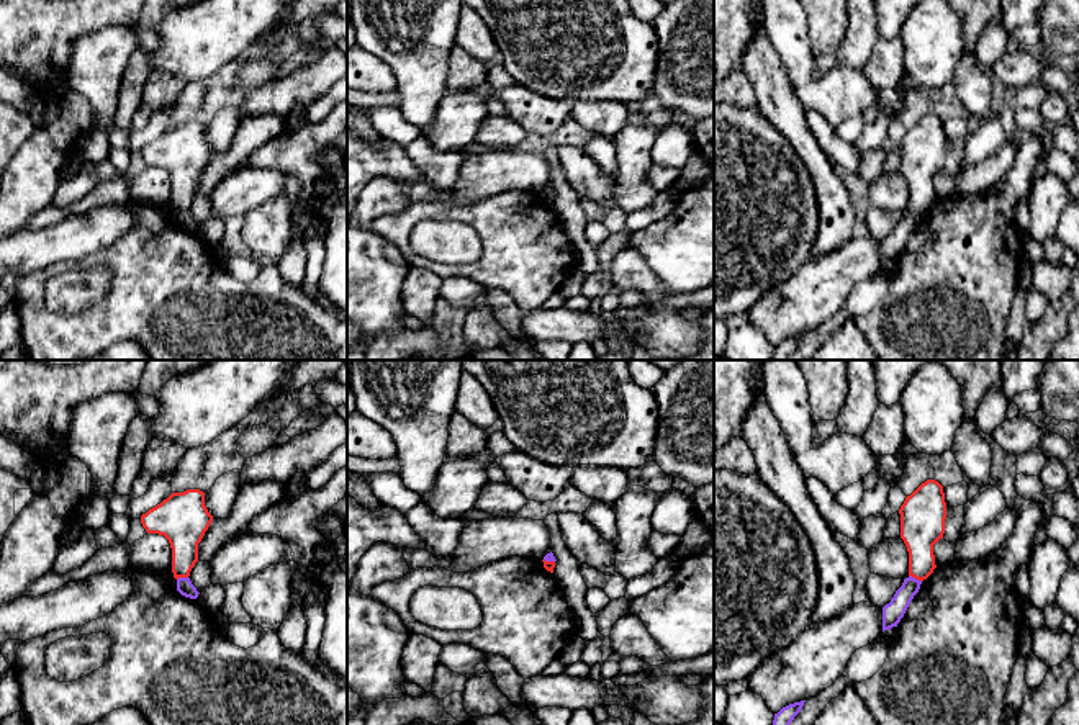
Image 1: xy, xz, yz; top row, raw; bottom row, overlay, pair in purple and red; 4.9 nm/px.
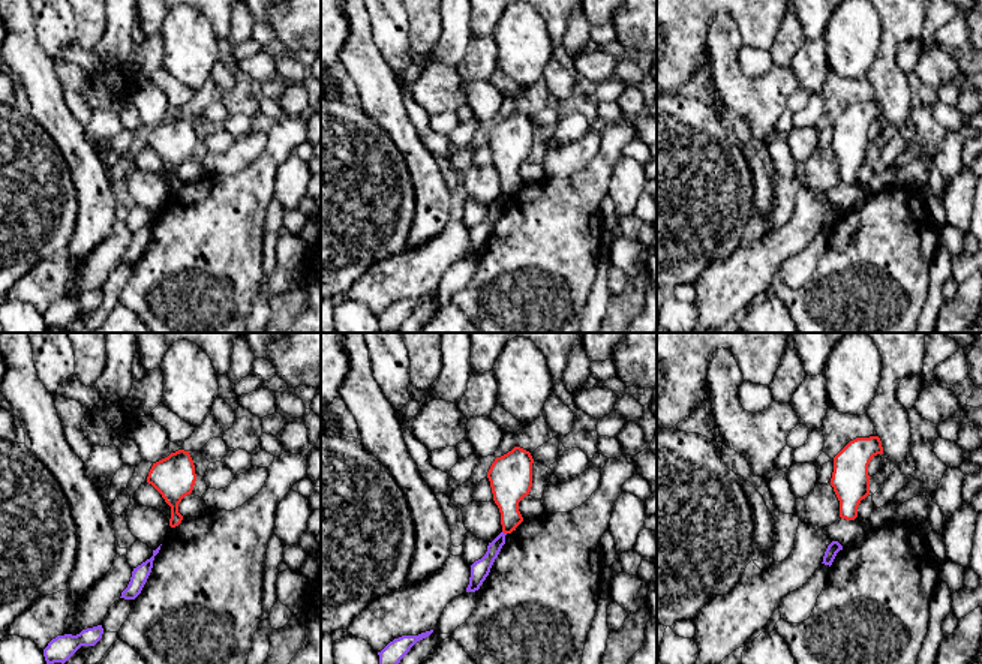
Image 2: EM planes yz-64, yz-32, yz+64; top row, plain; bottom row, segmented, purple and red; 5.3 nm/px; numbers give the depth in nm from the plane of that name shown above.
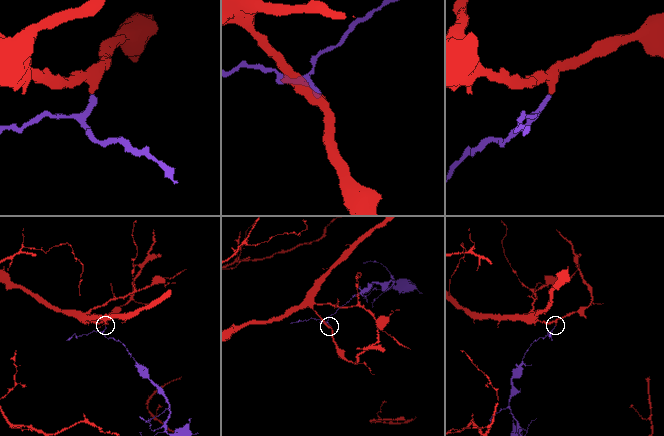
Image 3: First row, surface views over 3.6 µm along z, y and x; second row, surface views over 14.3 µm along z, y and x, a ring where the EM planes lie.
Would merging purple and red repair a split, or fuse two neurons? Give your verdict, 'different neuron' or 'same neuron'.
same neuron

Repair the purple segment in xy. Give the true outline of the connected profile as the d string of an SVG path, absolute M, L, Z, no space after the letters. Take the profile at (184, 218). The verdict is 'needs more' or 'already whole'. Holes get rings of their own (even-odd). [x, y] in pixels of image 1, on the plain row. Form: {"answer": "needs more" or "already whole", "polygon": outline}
{"answer": "needs more", "polygon": "M200 123L172 126L141 149L147 167L159 167L169 173L177 224L190 232L196 232L200 227L188 209L198 195L198 177L211 155L213 149L208 146L205 126Z"}

